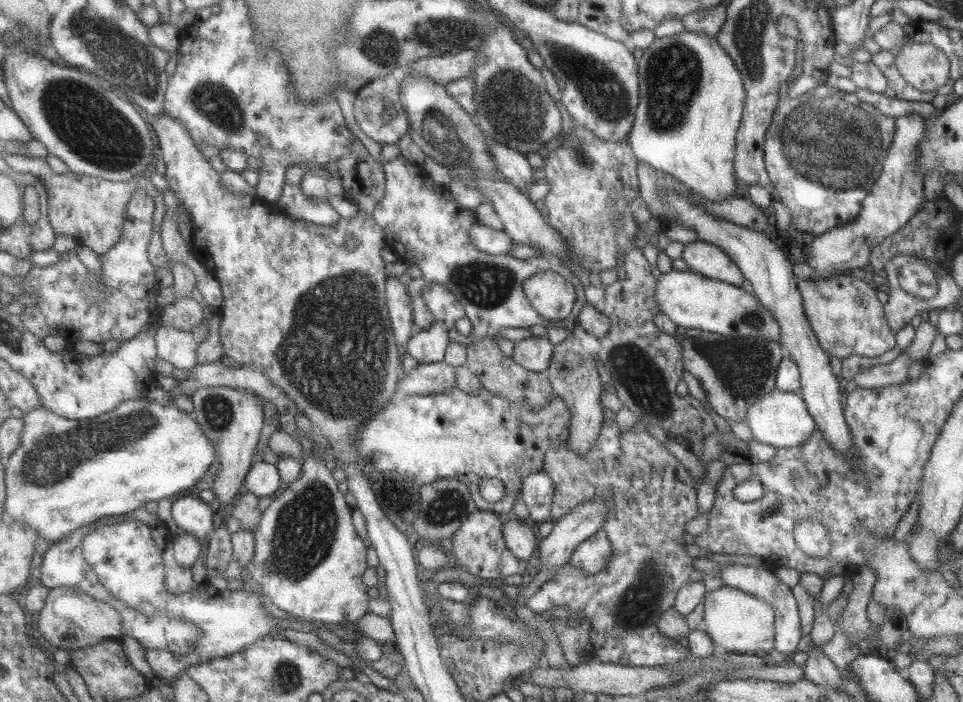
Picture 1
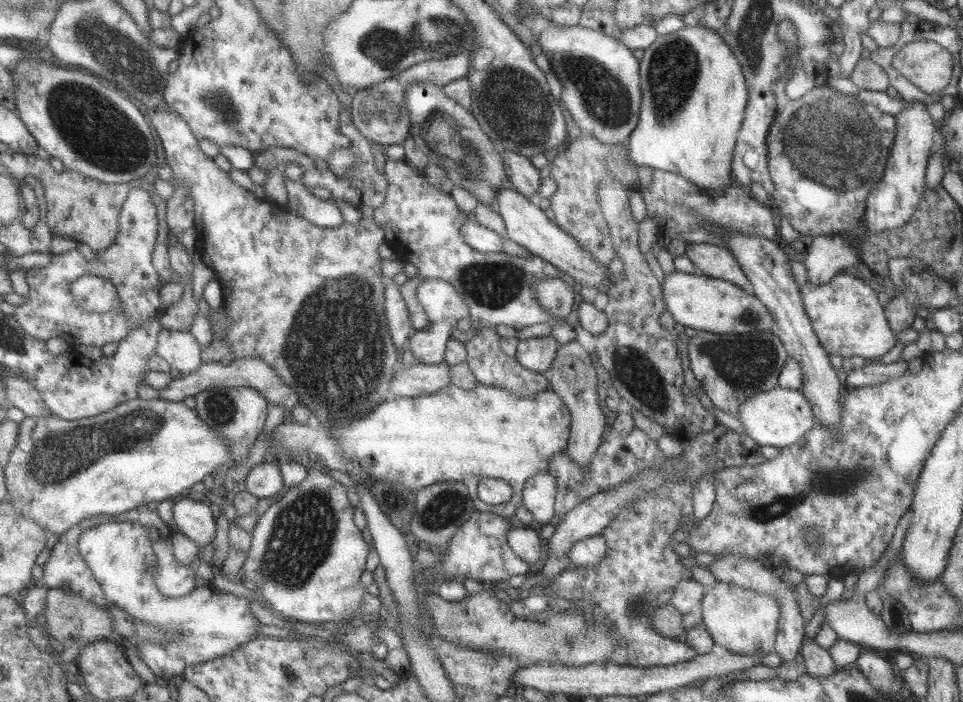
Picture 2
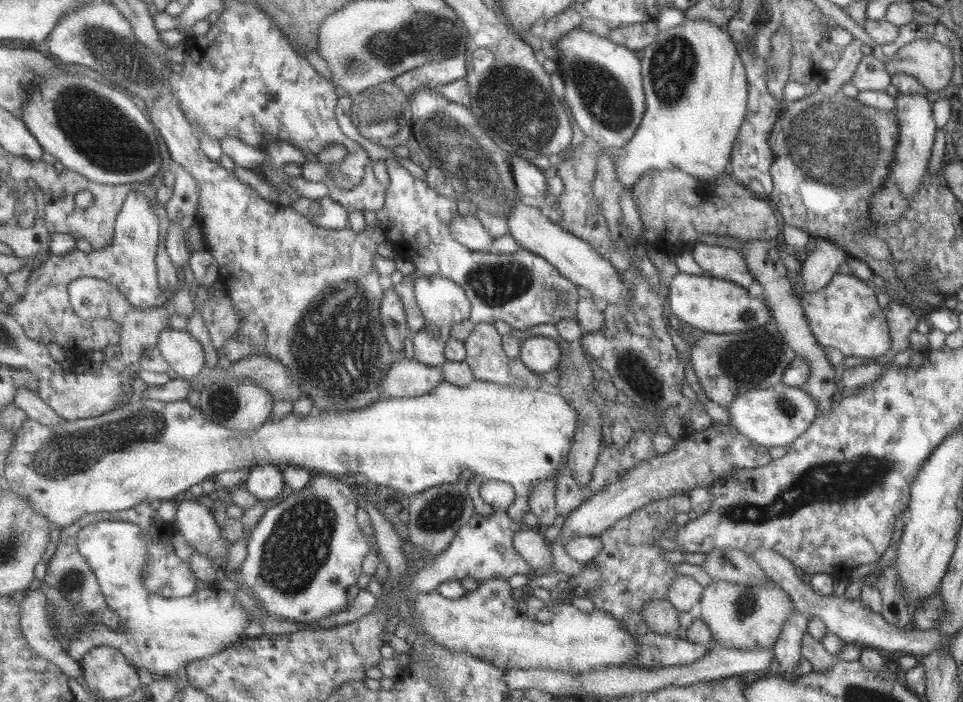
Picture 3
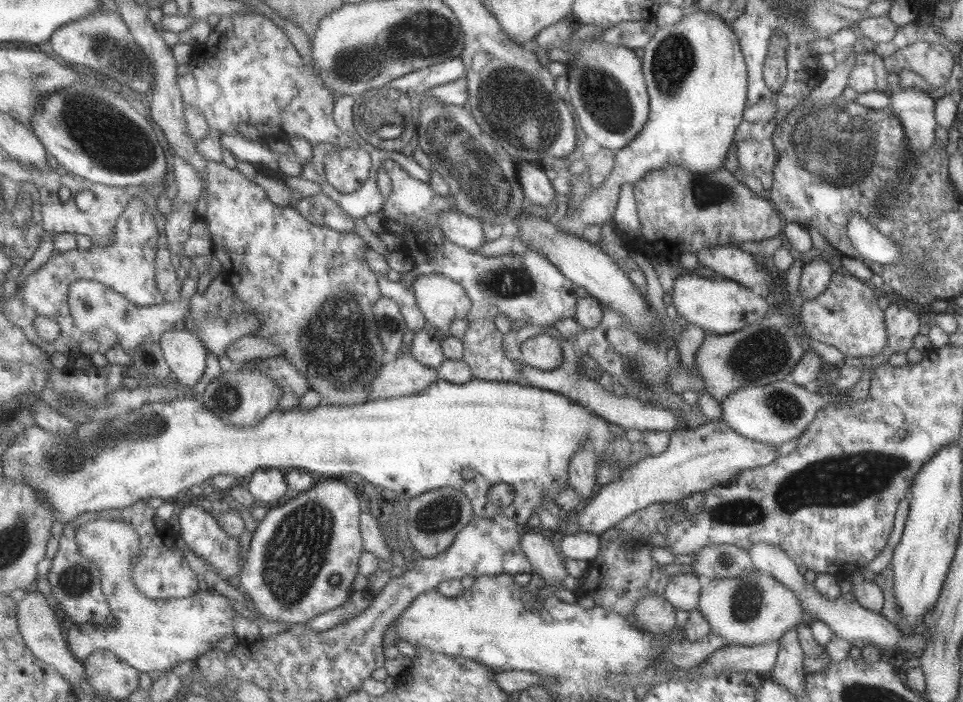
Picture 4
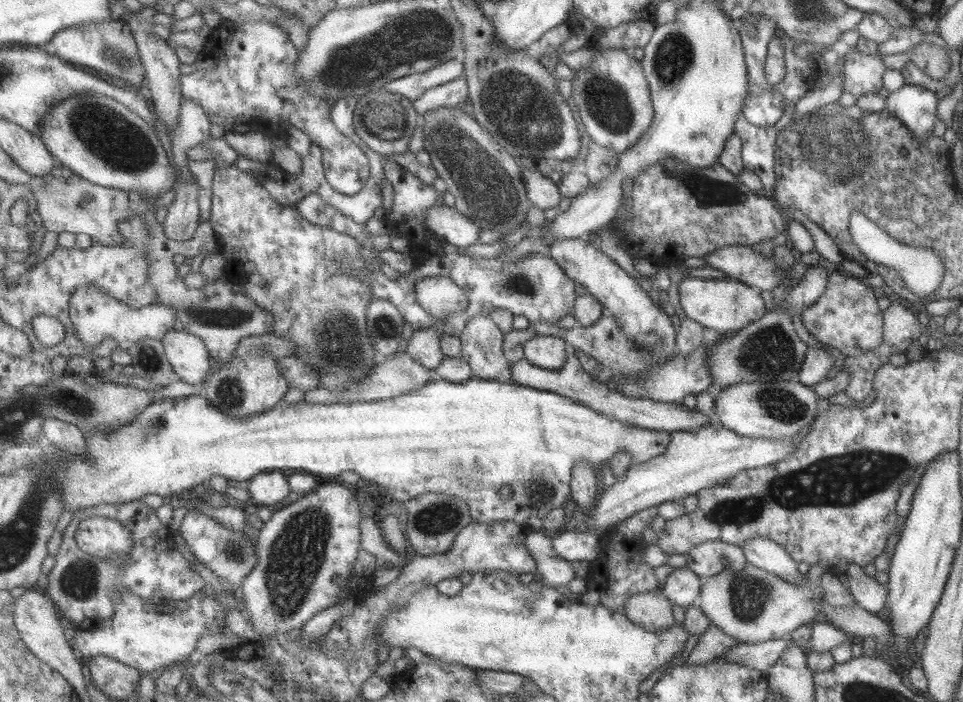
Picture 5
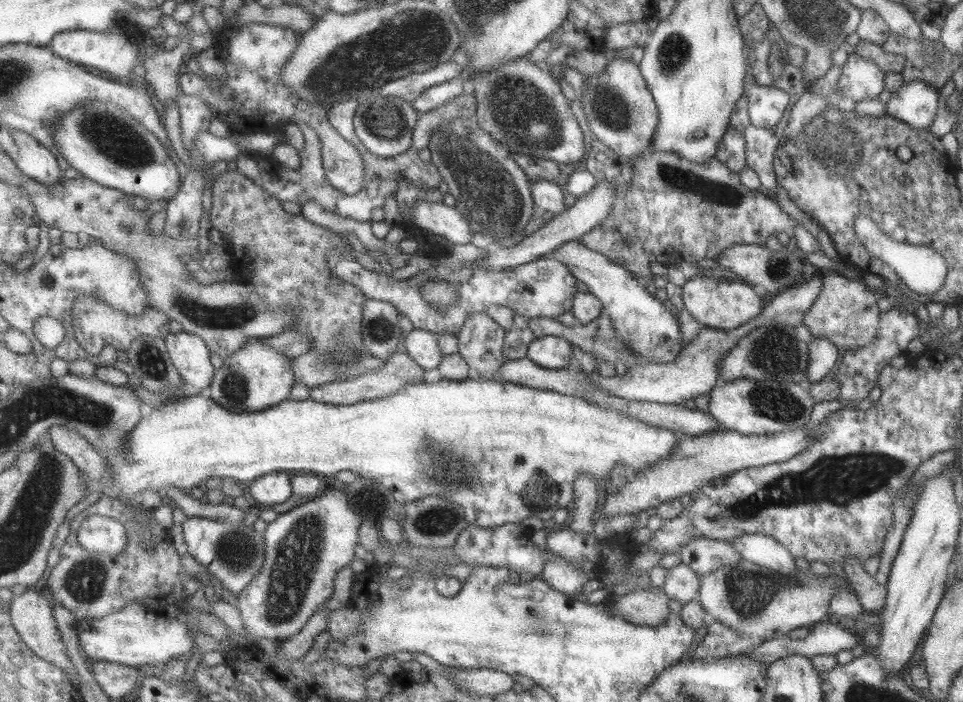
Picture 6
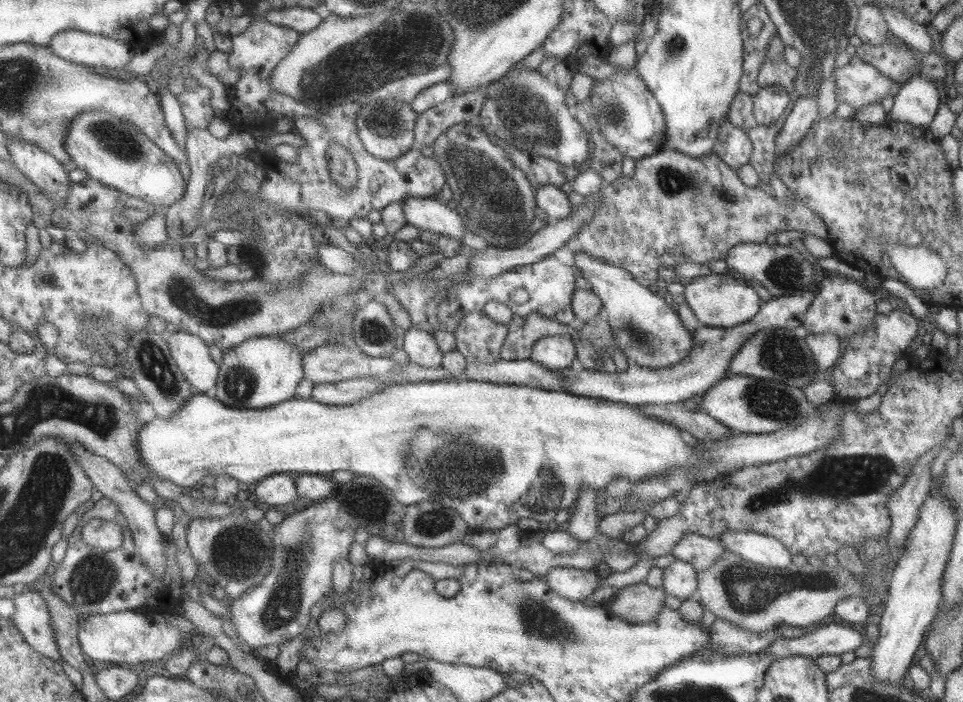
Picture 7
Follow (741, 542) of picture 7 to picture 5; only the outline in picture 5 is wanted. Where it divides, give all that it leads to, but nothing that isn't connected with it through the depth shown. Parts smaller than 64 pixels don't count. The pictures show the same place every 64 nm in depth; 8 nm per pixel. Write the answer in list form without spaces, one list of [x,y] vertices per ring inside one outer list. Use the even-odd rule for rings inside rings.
[[[755,537],[745,540],[739,546],[747,563],[781,577],[787,583],[801,583],[803,575],[797,571],[797,564],[787,551],[771,539]]]

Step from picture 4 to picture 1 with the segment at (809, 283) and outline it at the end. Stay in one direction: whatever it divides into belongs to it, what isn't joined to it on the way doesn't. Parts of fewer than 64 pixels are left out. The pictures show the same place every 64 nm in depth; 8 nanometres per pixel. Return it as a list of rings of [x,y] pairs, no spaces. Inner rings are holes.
[[[907,113],[894,119],[894,134],[877,180],[862,200],[861,210],[853,222],[847,222],[824,234],[814,236],[806,264],[813,269],[813,280],[829,279],[851,269],[867,269],[873,244],[880,244],[907,223],[923,200],[923,175],[917,165],[917,144],[925,134],[928,118]]]

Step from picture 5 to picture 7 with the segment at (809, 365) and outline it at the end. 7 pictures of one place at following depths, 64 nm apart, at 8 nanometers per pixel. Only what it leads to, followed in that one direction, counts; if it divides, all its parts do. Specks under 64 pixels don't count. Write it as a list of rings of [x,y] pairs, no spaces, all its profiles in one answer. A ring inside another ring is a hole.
[[[808,334],[804,338],[811,355],[813,355],[813,361],[816,365],[816,375],[827,376],[827,373],[834,367],[835,360],[841,352],[841,344],[837,335],[833,334],[821,334],[812,335]]]

